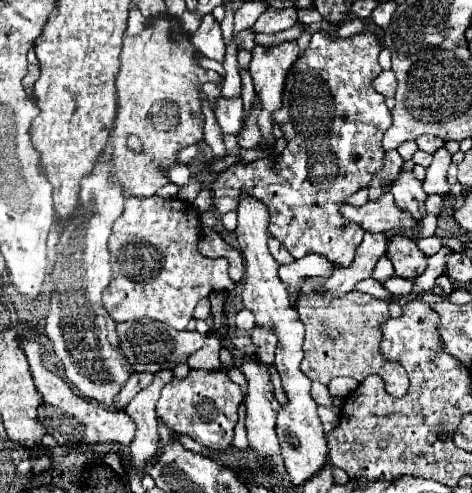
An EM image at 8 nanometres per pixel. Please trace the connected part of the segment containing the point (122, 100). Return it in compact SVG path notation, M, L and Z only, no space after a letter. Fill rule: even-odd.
M162 19L148 25L138 37L124 37L122 47L122 65L116 79L118 89L118 115L114 123L114 135L112 135L112 159L114 159L114 179L124 187L128 195L134 197L150 197L160 187L168 183L168 179L162 175L160 165L174 165L176 155L180 149L200 143L202 141L202 127L204 127L204 115L202 115L202 101L198 99L198 89L204 81L218 81L218 73L210 73L202 69L196 61L198 53L194 45L190 43L188 35L180 33L178 29L166 29L162 27ZM128 135L136 135L144 141L142 153L132 153L126 147Z

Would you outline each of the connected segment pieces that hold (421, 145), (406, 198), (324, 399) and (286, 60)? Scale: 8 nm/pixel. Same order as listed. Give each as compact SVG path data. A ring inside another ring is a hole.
M422 135L415 142L418 149L422 149L426 153L436 153L436 149L440 149L444 145L444 141L434 135Z
M412 171L402 173L398 181L390 187L390 193L394 195L394 201L398 207L402 207L404 211L410 211L418 221L424 217L426 193L422 189L422 181L418 181Z
M312 382L311 395L312 399L314 399L318 405L334 407L336 411L340 411L340 409L342 409L342 405L344 405L344 401L340 401L340 399L332 399L332 397L330 397L330 393L328 393L328 387L326 387L326 385L322 385L320 382Z
M284 41L276 47L262 47L258 45L256 49L252 49L252 63L250 63L250 73L252 73L252 79L254 79L254 89L258 91L260 95L260 101L262 101L262 111L258 115L258 125L260 125L260 131L262 131L262 145L270 143L268 149L272 149L272 113L280 109L280 103L282 103L282 93L284 93L284 81L286 81L286 75L288 75L288 69L292 67L292 63L298 59L300 55L300 49L298 49L298 43L296 41Z

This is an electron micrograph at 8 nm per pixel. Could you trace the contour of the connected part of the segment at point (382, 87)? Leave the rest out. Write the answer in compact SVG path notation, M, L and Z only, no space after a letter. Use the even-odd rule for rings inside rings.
M382 71L376 79L374 79L374 89L378 93L382 93L384 97L394 97L396 93L396 75L392 75L390 71Z

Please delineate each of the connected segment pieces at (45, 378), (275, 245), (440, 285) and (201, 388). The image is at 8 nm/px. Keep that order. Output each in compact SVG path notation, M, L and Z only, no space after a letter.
M28 341L26 347L24 347L24 353L26 353L28 363L30 363L34 385L38 389L38 393L44 397L44 405L40 405L38 417L40 417L42 425L48 429L48 433L60 445L76 445L76 443L88 443L88 445L120 443L120 445L130 445L132 443L136 425L124 411L110 411L110 409L98 407L98 405L86 401L86 399L78 397L64 379L50 373L42 365L42 355L40 355L42 347L38 343Z
M268 239L268 247L270 247L270 253L272 253L272 257L276 259L276 263L278 265L282 265L282 263L292 263L294 261L294 257L288 253L288 249L284 249L284 245L280 245L280 241L276 241L276 239Z
M442 275L442 277L438 277L436 279L436 285L434 285L434 295L450 295L454 291L454 287L452 287L452 283L450 283L450 279L446 277L446 275Z
M192 369L186 379L172 379L160 393L156 415L168 429L188 435L206 449L224 451L234 441L234 427L238 423L238 407L242 403L242 389L232 383L222 371Z

